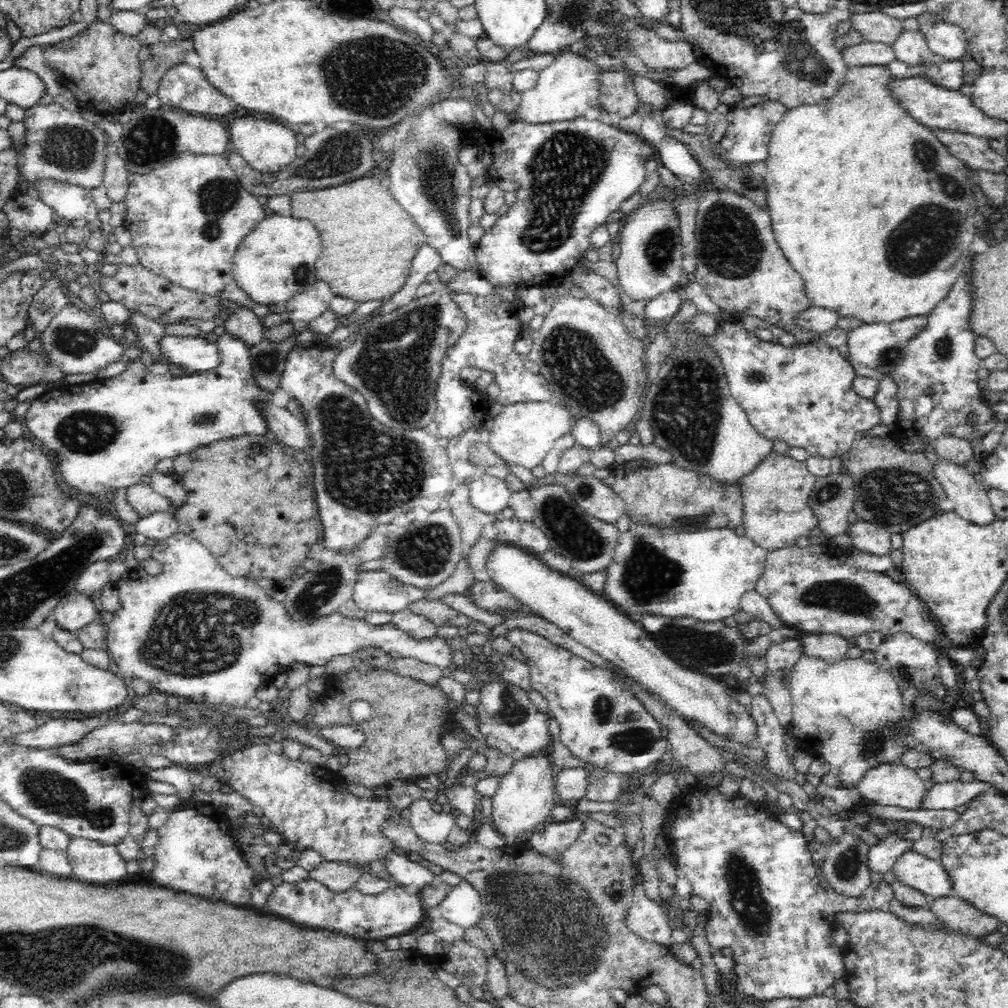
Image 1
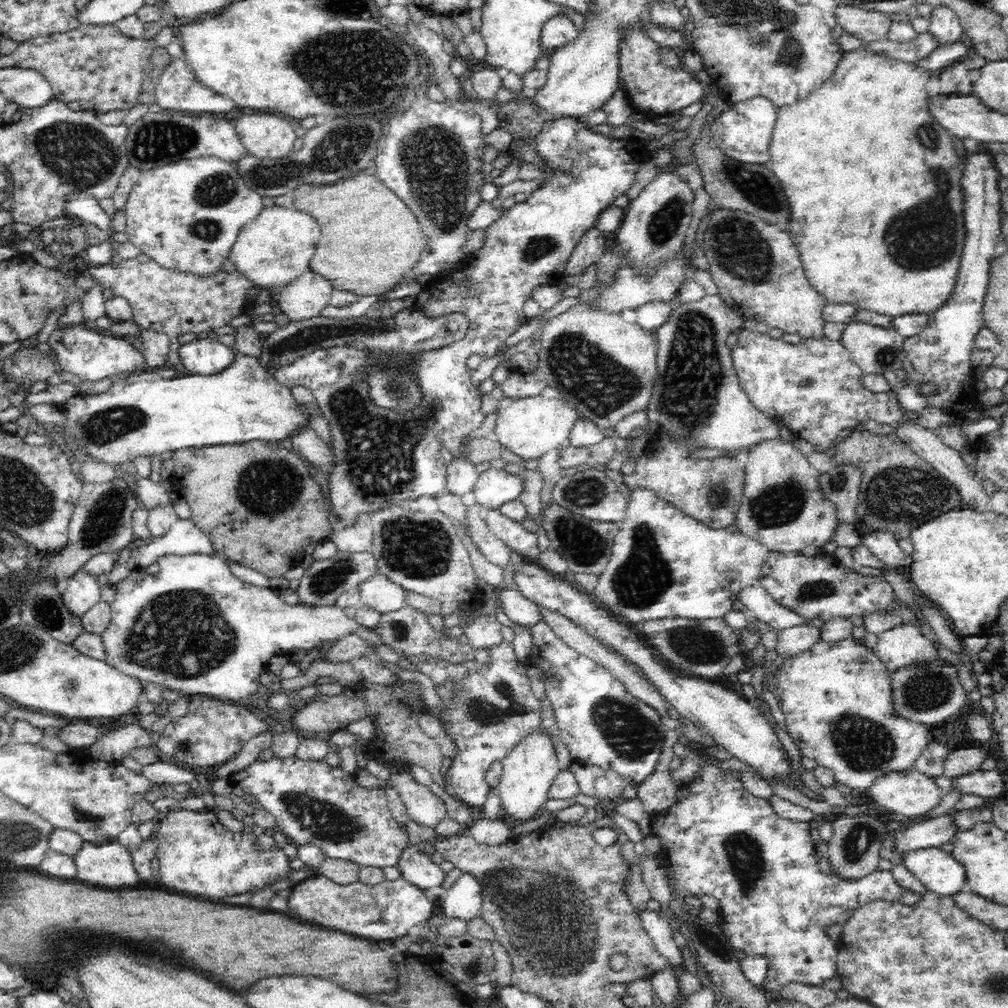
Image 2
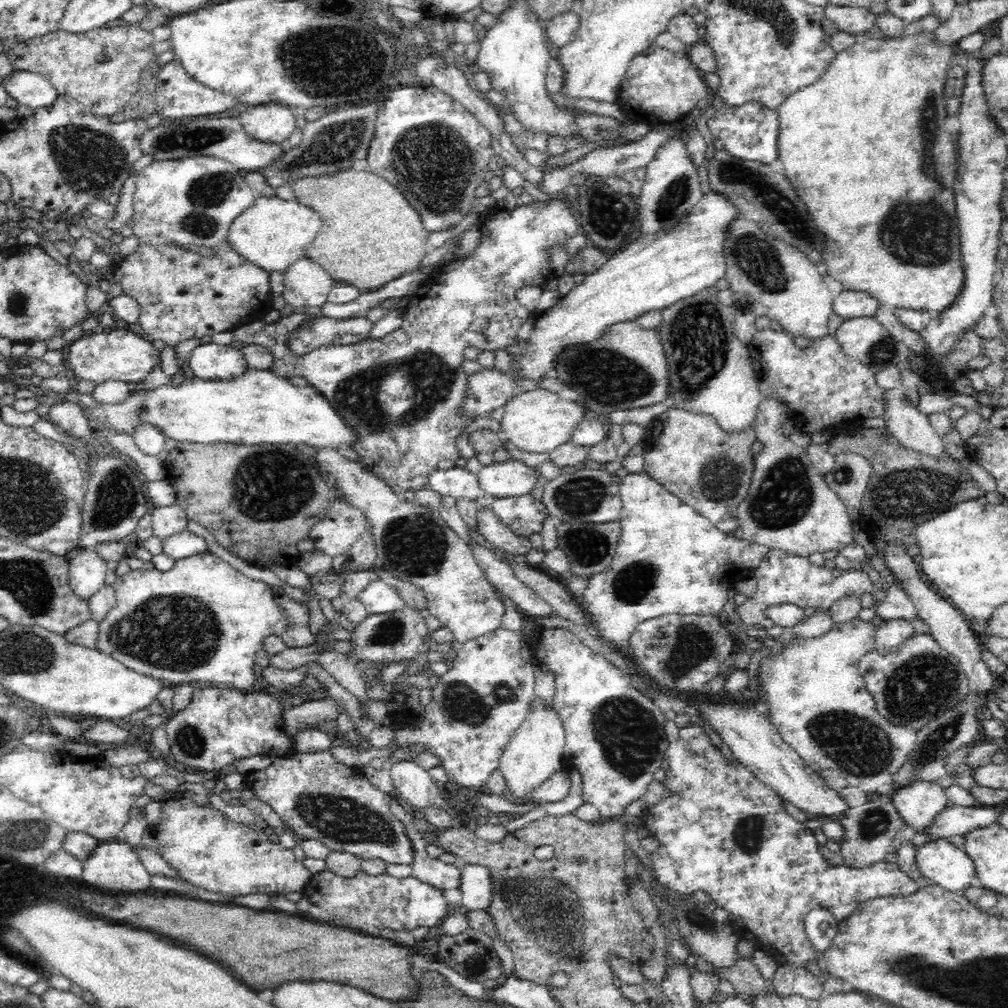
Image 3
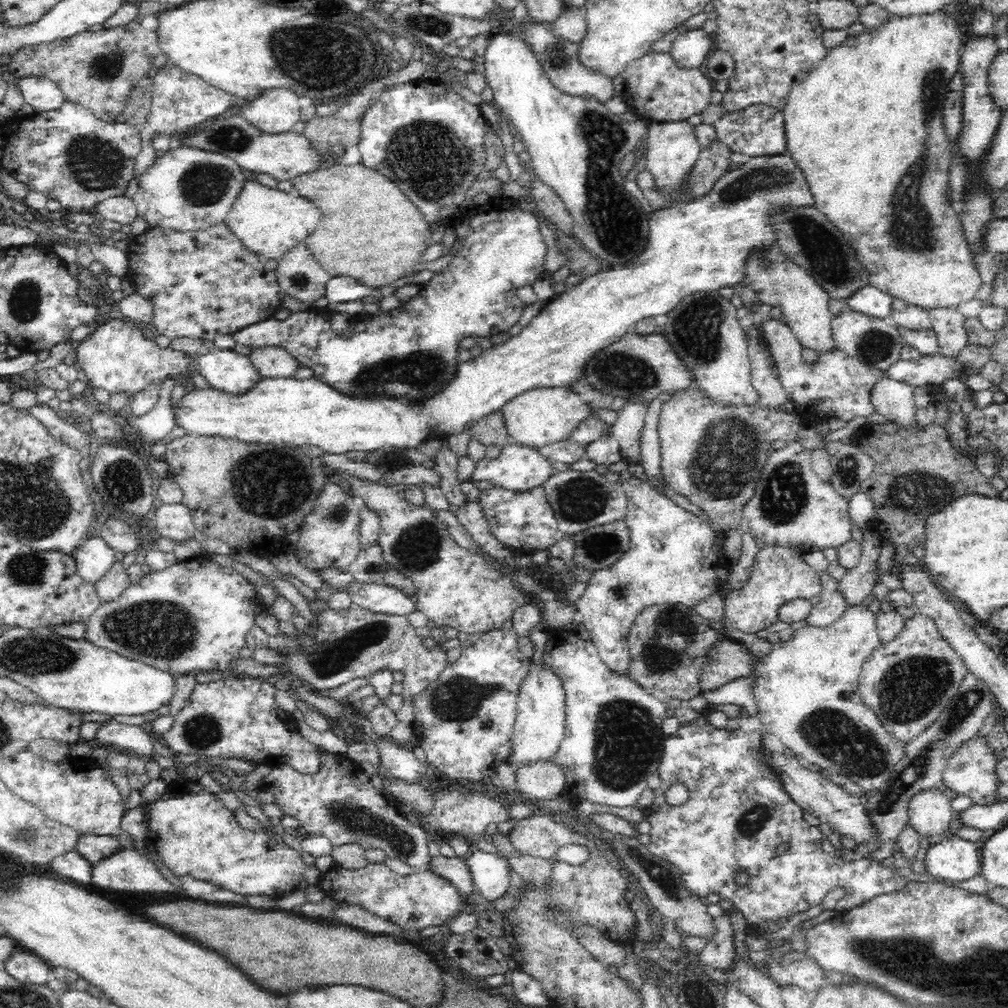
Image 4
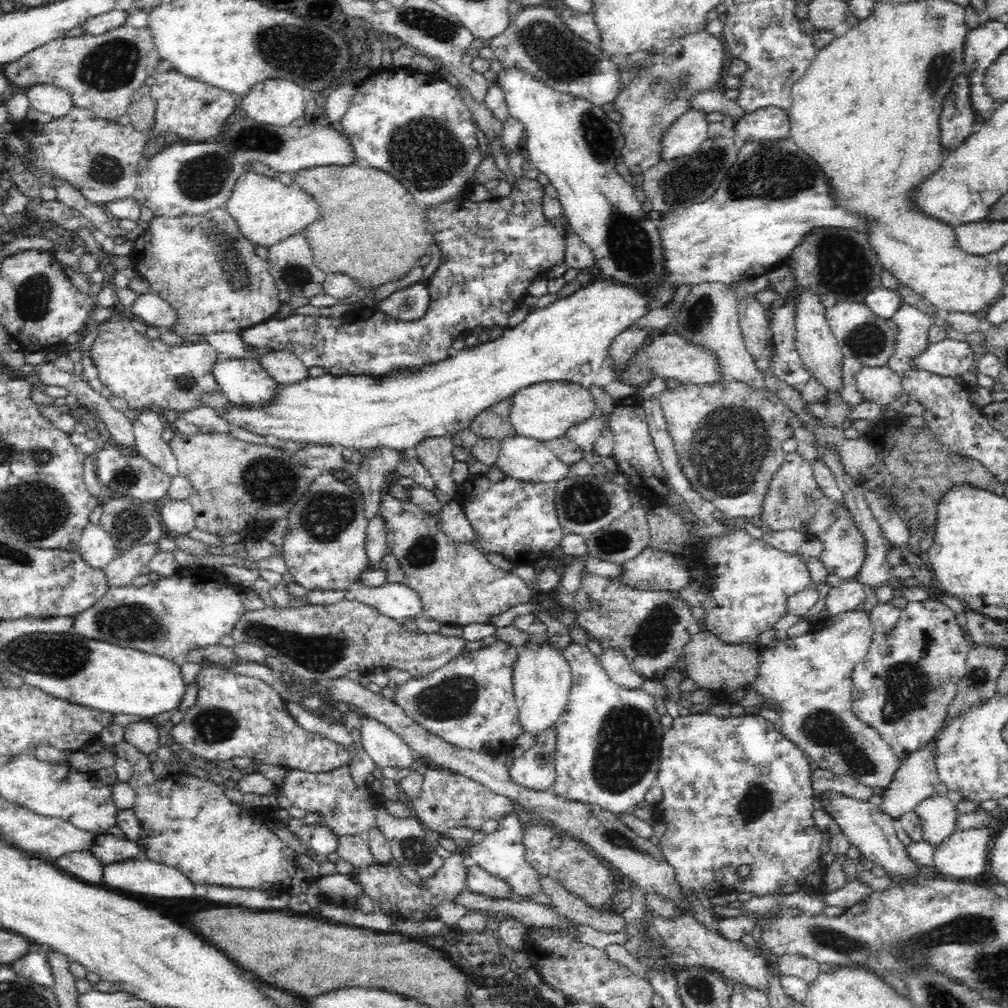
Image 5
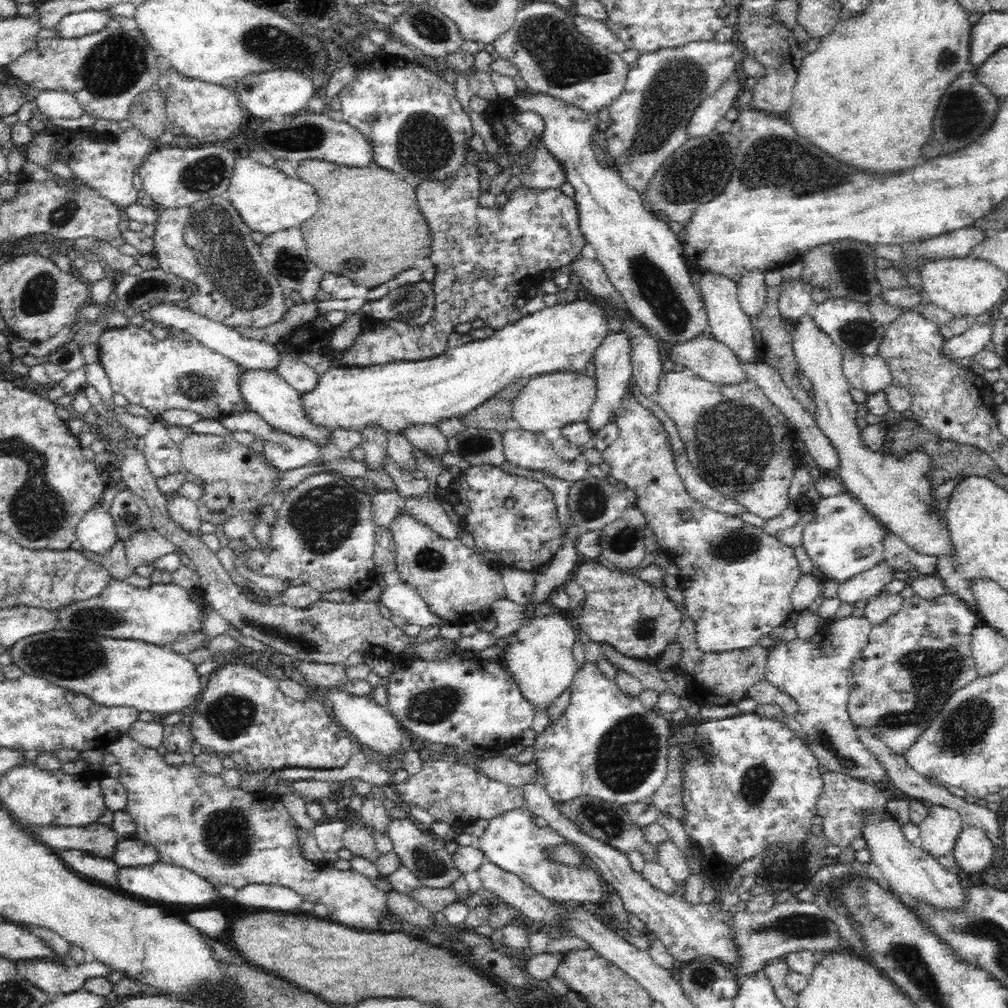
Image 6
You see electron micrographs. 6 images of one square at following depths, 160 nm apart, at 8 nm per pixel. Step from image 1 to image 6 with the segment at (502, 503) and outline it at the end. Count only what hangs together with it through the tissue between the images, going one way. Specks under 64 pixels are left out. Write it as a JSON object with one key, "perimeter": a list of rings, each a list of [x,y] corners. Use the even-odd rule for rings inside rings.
{"perimeter":[[[516,427],[503,432],[503,451],[507,464],[532,470],[546,470],[570,483],[582,480],[588,474],[588,462],[580,454],[568,462],[562,460],[543,433]]]}

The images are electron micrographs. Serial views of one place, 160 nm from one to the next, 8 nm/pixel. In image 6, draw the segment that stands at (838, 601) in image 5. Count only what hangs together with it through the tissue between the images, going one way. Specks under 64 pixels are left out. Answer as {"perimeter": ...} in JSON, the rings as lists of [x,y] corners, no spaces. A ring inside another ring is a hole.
{"perimeter":[[[886,561],[876,564],[856,577],[853,577],[838,588],[838,598],[842,603],[855,604],[866,601],[883,591],[886,584],[894,580],[897,571]]]}

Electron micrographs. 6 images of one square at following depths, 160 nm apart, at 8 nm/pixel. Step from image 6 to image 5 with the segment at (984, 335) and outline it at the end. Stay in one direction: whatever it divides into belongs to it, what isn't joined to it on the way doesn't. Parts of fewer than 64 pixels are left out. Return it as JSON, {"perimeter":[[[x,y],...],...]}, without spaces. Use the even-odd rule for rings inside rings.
{"perimeter":[[[946,339],[931,343],[916,358],[916,365],[942,376],[960,377],[962,380],[976,385],[976,374],[970,371],[977,354],[972,351],[972,343],[968,340]]]}

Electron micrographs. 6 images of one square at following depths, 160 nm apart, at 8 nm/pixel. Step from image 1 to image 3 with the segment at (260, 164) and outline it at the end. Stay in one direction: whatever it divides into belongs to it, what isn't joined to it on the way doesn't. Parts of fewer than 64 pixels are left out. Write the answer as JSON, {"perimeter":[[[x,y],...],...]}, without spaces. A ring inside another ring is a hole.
{"perimeter":[[[282,101],[248,106],[240,114],[240,121],[248,135],[264,142],[287,142],[296,129],[296,114],[292,106]]]}

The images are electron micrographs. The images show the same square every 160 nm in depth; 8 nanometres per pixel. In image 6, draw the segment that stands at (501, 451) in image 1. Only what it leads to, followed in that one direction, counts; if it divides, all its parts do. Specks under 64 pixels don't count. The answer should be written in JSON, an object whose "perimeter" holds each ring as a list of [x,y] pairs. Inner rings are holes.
{"perimeter":[[[567,370],[545,372],[533,376],[512,403],[512,414],[517,427],[544,433],[561,429],[564,425],[585,421],[597,397],[597,382],[585,371]]]}

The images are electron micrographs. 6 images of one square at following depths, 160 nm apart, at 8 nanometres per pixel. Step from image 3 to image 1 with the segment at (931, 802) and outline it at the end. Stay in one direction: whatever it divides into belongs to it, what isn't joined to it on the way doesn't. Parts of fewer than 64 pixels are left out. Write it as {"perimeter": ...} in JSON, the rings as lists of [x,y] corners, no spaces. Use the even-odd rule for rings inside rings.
{"perimeter":[[[894,763],[880,764],[866,772],[866,776],[856,784],[856,787],[861,797],[873,801],[877,808],[911,811],[922,809],[929,784],[920,779],[913,769],[908,769],[902,763]]]}

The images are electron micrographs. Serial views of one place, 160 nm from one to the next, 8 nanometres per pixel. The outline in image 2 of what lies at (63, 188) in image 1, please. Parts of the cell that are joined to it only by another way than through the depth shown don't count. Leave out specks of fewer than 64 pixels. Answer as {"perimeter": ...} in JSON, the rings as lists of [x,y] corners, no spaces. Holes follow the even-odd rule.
{"perimeter":[[[80,192],[69,195],[66,213],[80,219],[85,225],[94,224],[104,231],[109,227],[110,216],[100,207],[98,200],[90,197],[87,193]]]}

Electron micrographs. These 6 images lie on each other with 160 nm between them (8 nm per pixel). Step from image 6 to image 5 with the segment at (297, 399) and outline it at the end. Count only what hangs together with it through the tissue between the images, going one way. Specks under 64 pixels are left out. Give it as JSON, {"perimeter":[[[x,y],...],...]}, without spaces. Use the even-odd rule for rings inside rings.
{"perimeter":[[[257,360],[219,361],[214,372],[222,392],[235,406],[270,406],[282,387]]]}

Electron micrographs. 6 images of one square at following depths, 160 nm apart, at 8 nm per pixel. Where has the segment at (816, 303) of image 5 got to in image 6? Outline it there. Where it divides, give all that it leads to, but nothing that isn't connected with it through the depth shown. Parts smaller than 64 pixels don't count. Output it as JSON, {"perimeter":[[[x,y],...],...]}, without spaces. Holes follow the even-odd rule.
{"perimeter":[[[806,314],[797,322],[794,352],[800,372],[806,376],[814,391],[815,421],[826,435],[837,454],[836,476],[844,488],[857,498],[881,523],[897,535],[912,551],[923,556],[945,560],[956,572],[956,548],[945,513],[938,508],[934,457],[918,446],[900,455],[884,449],[872,449],[864,443],[862,423],[858,418],[860,404],[850,395],[851,384],[844,376],[841,362],[843,353],[828,335],[820,331]]]}

